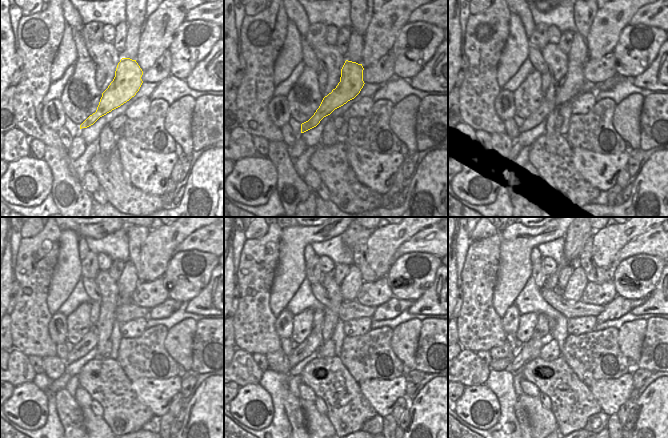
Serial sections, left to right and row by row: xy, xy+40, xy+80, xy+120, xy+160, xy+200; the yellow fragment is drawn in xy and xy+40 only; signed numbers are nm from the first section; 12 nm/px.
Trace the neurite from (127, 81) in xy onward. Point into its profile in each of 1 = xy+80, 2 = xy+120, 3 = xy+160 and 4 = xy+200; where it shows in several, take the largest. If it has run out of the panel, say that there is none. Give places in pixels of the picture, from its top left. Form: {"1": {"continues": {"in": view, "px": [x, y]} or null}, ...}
{"1": {"continues": {"in": "xy+80", "px": [571, 88]}}, "2": {"continues": {"in": "xy+120", "px": [89, 341]}}, "3": {"continues": {"in": "xy+160", "px": [313, 342]}}, "4": {"continues": {"in": "xy+200", "px": [533, 347]}}}

